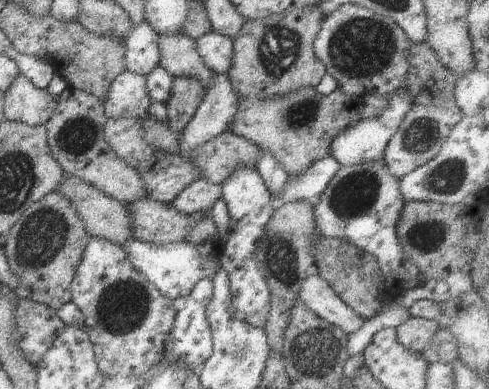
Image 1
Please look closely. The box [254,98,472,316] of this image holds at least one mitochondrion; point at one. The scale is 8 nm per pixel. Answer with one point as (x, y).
(356, 193)

